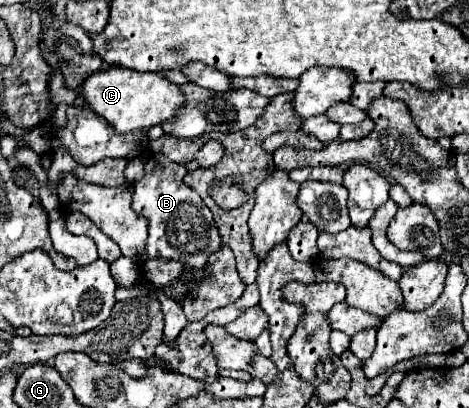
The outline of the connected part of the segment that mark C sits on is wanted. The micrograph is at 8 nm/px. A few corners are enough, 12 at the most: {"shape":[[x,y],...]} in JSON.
{"shape":[[111,65],[77,95],[115,133],[147,131],[185,101],[163,75]]}

